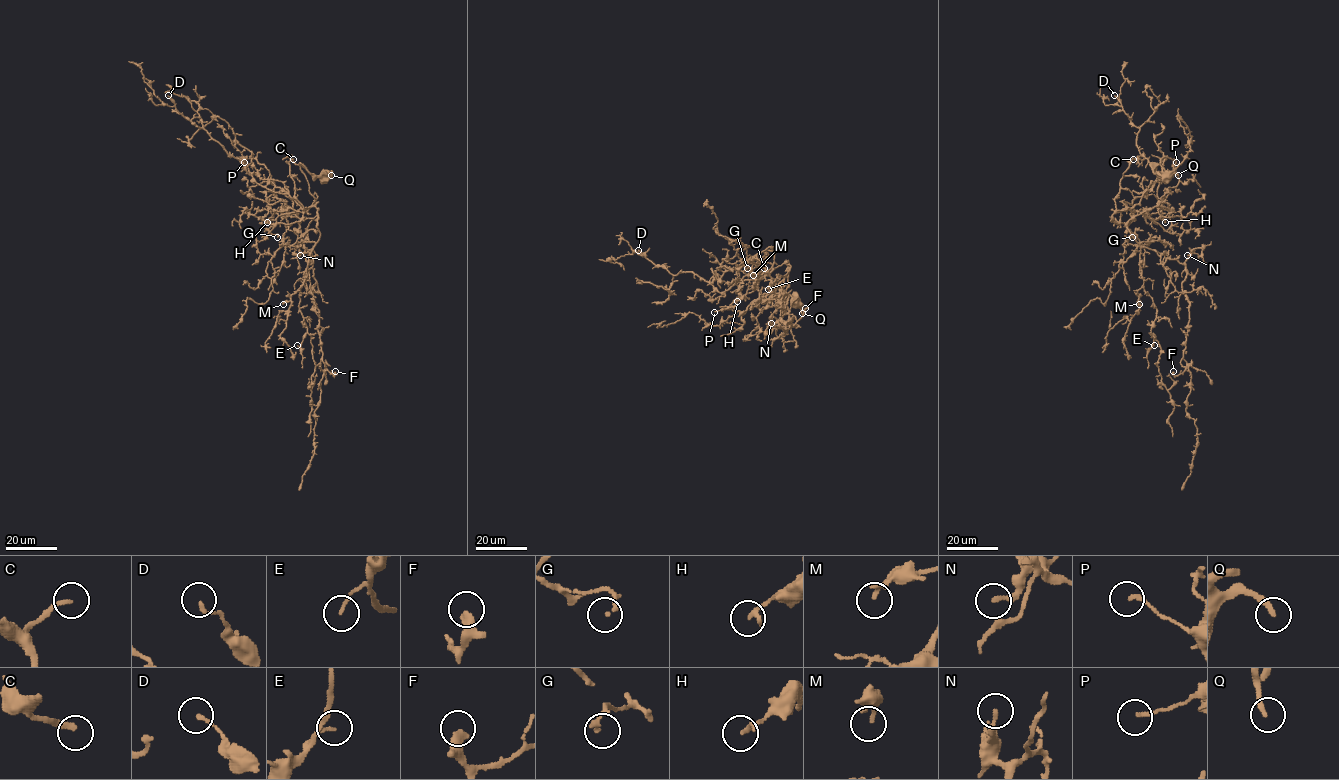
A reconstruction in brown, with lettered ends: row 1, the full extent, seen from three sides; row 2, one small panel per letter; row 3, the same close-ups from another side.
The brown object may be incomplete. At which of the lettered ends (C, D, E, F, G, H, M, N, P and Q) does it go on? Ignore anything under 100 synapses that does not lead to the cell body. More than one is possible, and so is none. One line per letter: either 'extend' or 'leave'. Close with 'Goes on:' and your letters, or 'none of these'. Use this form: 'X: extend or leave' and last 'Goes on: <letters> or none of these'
C: leave
D: leave
E: leave
F: leave
G: leave
H: leave
M: leave
N: leave
P: leave
Q: leave
Goes on: none of these

